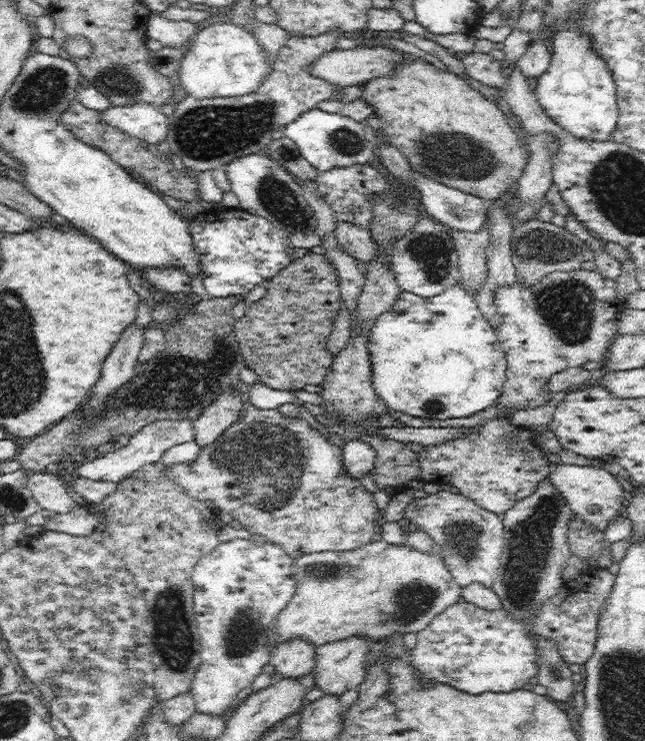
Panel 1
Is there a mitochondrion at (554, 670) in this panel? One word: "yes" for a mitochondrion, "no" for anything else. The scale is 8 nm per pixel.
yes

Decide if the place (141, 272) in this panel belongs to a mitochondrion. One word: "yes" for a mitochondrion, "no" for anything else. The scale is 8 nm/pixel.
no

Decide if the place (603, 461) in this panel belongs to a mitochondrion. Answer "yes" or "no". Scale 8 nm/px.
no

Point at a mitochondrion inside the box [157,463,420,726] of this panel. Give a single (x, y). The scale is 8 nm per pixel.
(246, 629)

